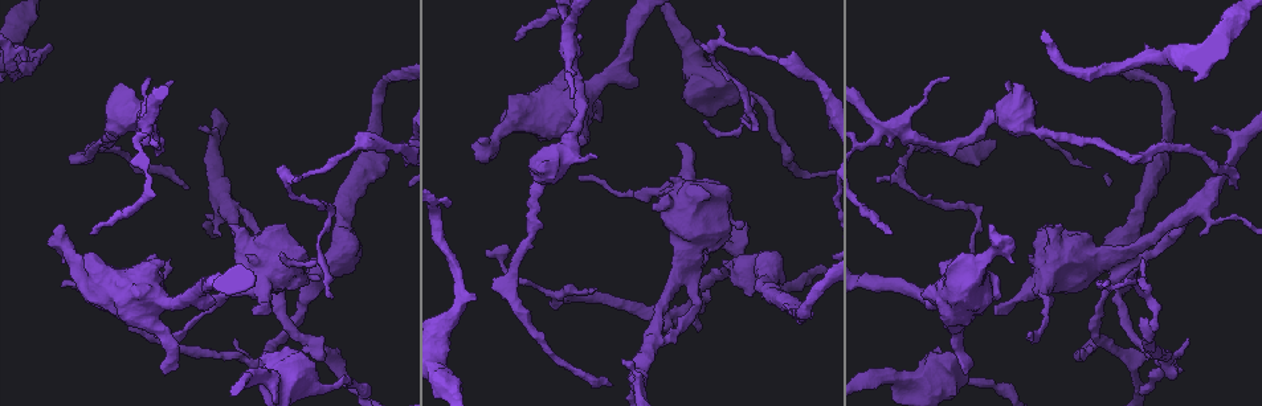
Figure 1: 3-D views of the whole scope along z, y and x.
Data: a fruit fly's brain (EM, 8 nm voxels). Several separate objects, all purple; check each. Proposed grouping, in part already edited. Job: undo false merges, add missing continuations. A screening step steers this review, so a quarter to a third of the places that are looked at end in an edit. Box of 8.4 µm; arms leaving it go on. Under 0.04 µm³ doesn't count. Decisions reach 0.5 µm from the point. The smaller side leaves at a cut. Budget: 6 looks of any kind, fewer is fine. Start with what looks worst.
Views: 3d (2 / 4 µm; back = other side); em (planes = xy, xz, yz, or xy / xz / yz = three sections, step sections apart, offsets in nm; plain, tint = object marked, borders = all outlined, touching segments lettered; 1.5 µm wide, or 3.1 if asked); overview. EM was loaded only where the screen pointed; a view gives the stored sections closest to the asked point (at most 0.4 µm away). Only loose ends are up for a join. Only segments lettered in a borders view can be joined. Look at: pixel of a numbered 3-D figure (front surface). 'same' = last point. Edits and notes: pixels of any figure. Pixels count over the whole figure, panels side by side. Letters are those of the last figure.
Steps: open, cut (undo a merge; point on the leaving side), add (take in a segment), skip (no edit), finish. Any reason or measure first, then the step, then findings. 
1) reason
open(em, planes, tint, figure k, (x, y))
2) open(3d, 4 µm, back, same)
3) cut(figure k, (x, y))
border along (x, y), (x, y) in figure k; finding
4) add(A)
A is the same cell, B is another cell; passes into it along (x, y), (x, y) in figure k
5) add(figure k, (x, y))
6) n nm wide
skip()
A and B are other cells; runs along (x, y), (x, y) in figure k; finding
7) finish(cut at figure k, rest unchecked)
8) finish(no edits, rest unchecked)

branch stops here
open(em, planes, plain, figure 1, (514, 37))

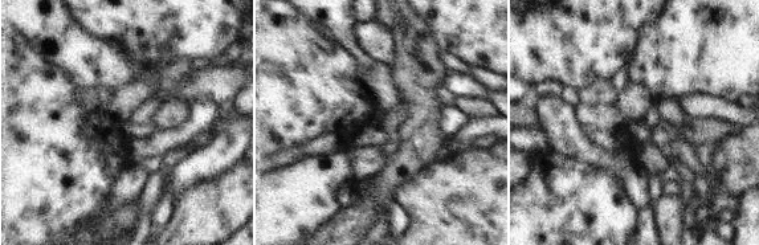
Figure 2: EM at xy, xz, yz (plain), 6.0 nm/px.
open(em, planes, borders, same)

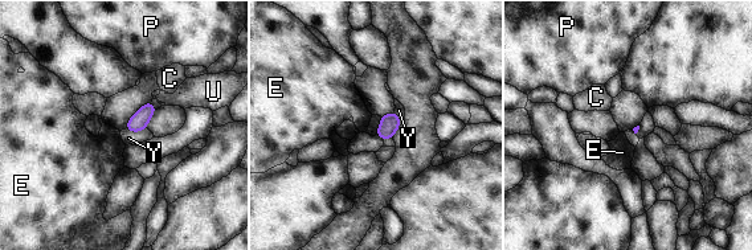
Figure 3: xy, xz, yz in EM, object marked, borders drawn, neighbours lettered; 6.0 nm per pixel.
skip()
C, E, P, U and Y are other cells; border along (146, 126), (139, 131), (125, 130) in figure 3; none of them fits

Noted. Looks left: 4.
an open end
open(em, planes, borders, figure 1, (1141, 260))

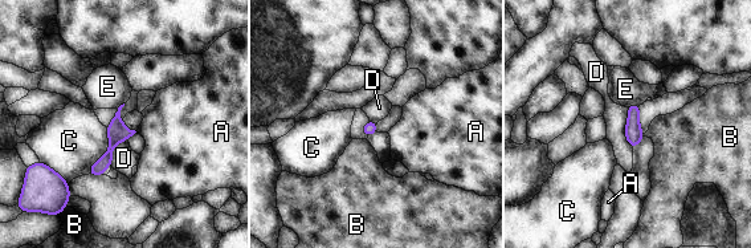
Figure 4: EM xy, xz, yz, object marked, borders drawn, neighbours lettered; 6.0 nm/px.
skip()
A, B, C, D and E are other cells; border along (639, 104), (627, 106) in figure 4; none of them fits

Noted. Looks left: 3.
open(3d, 2 µm, back, figure 1, (994, 314))

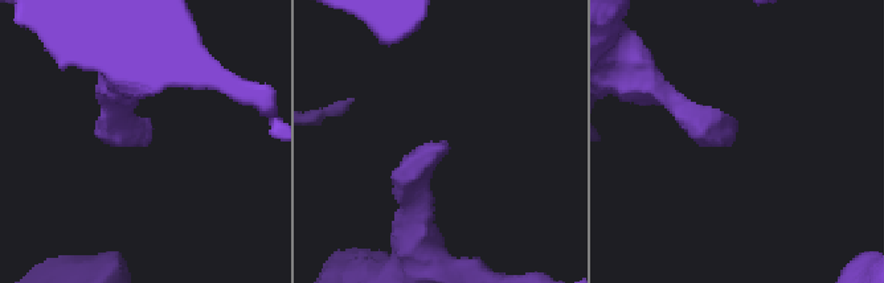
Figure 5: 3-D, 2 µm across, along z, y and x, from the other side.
open(em, planes, borders, figure 5, (143, 141))

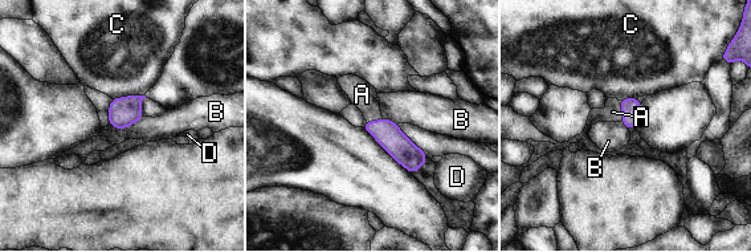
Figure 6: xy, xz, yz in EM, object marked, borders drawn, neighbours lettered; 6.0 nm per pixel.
add(A)
A is the same cell, B, C and D are other cells; the cell continues

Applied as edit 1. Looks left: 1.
finish(add at figure 6, rest unchecked)

